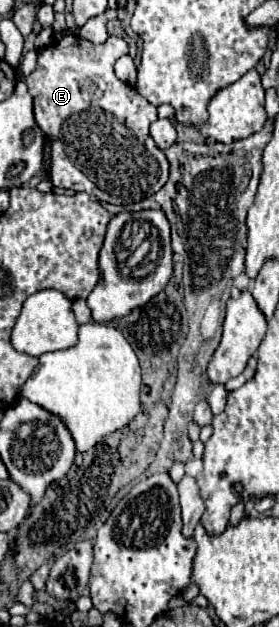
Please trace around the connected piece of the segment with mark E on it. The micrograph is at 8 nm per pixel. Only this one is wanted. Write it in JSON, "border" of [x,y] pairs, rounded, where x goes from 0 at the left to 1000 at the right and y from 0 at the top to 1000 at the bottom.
{"border":[[[247,53],[211,69],[140,81],[133,107],[90,126],[97,142],[118,155],[125,193],[147,203],[147,209],[183,222],[190,295],[262,305],[305,305],[348,314],[355,321],[412,327],[462,327],[505,321],[513,314],[556,311],[606,285],[606,257],[534,215],[534,203],[563,190],[563,171],[541,167],[513,152],[498,152],[477,136],[455,136],[434,126],[419,126],[405,113],[412,97],[455,85],[462,75],[434,59],[398,56],[376,69],[333,72],[326,65],[269,53]]]}

